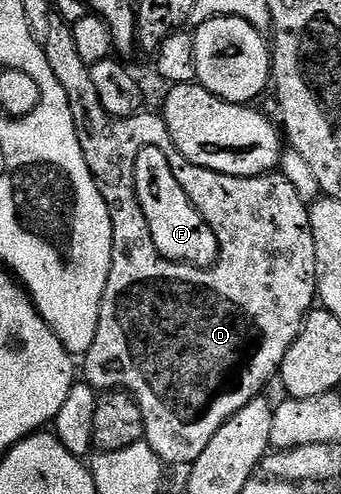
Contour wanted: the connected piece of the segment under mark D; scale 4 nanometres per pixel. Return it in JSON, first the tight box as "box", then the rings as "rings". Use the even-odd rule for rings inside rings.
{"box":[44,16,317,468],"rings":[[[54,16],[51,20],[51,29],[47,35],[47,40],[44,42],[45,55],[47,56],[47,64],[51,64],[51,72],[55,72],[55,80],[59,80],[59,84],[63,84],[63,92],[67,92],[69,97],[69,103],[71,104],[71,116],[75,116],[75,128],[77,129],[77,135],[79,136],[79,144],[83,148],[83,156],[87,160],[87,168],[91,168],[91,176],[95,180],[95,184],[99,188],[99,192],[103,196],[103,200],[108,206],[108,212],[111,216],[112,222],[112,266],[111,272],[108,274],[107,288],[103,292],[103,304],[101,305],[101,311],[99,312],[99,328],[91,336],[93,342],[89,346],[89,351],[85,354],[85,374],[83,374],[84,381],[88,382],[94,390],[98,392],[104,392],[106,390],[125,390],[128,394],[131,394],[133,398],[139,404],[139,408],[143,412],[143,420],[145,421],[145,441],[149,443],[149,447],[161,457],[162,463],[169,464],[174,462],[177,466],[182,468],[188,467],[195,460],[199,460],[199,456],[203,456],[203,451],[206,450],[207,444],[211,444],[211,440],[215,436],[215,432],[219,432],[219,428],[223,428],[223,424],[227,420],[231,420],[231,416],[235,416],[235,412],[239,412],[239,408],[243,408],[253,398],[258,397],[262,393],[261,390],[269,381],[278,377],[281,365],[283,364],[287,352],[291,348],[291,344],[295,340],[295,336],[299,336],[301,331],[301,325],[305,323],[305,316],[310,310],[314,309],[315,299],[317,298],[317,261],[315,260],[315,240],[313,239],[313,229],[311,228],[311,220],[309,219],[309,206],[306,202],[301,199],[299,192],[295,192],[295,184],[291,184],[291,180],[287,180],[284,174],[280,172],[270,172],[267,174],[260,174],[254,178],[240,178],[239,176],[227,176],[225,173],[213,172],[211,169],[205,169],[201,165],[192,164],[191,160],[187,160],[181,152],[179,152],[176,144],[173,142],[173,136],[170,133],[170,129],[167,128],[166,120],[164,115],[160,113],[149,114],[150,112],[142,112],[131,116],[130,118],[113,118],[109,115],[103,107],[99,104],[99,96],[95,92],[95,84],[91,80],[91,72],[89,66],[83,64],[83,59],[79,56],[77,45],[75,45],[75,36],[73,35],[73,28],[69,26],[60,17]],[[145,146],[153,146],[163,151],[164,155],[167,156],[167,160],[170,161],[171,172],[175,175],[175,180],[178,180],[179,184],[182,185],[183,190],[186,192],[188,198],[193,204],[195,204],[197,211],[207,220],[209,227],[215,232],[217,243],[221,249],[221,254],[217,257],[217,262],[214,266],[208,268],[202,268],[200,266],[187,266],[183,262],[175,262],[167,260],[161,253],[155,248],[154,241],[151,238],[151,230],[147,225],[147,218],[143,213],[142,205],[139,204],[138,193],[135,191],[135,160],[138,159],[139,152]]]}

